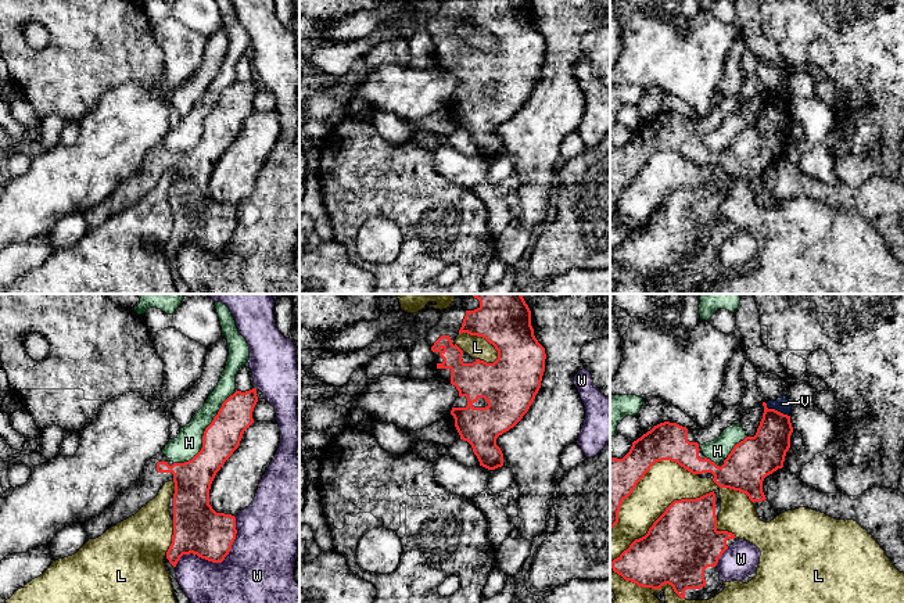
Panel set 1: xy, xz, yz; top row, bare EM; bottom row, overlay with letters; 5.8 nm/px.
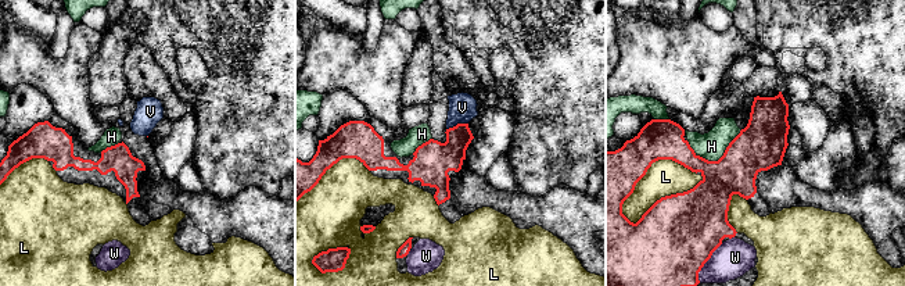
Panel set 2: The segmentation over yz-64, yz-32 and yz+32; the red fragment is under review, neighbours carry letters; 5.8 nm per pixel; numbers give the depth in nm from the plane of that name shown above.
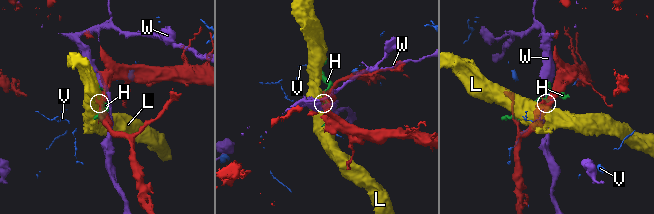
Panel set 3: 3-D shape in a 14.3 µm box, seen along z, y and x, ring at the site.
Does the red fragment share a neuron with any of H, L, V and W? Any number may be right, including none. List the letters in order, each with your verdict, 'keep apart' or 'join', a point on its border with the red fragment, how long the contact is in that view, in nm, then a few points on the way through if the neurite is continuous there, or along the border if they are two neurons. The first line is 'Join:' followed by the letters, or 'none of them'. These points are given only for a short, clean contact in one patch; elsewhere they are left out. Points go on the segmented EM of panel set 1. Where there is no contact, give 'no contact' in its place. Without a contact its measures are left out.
Join: none of them
H: keep apart; meets red in xy at (204, 433); contact 550 nm long
L: keep apart; meets red in yz at (660, 516); contact 750 nm long
V: keep apart; meets red in yz at (777, 411); contact 170 nm long
W: keep apart; meets red in xy at (218, 562); contact 460 nm long

